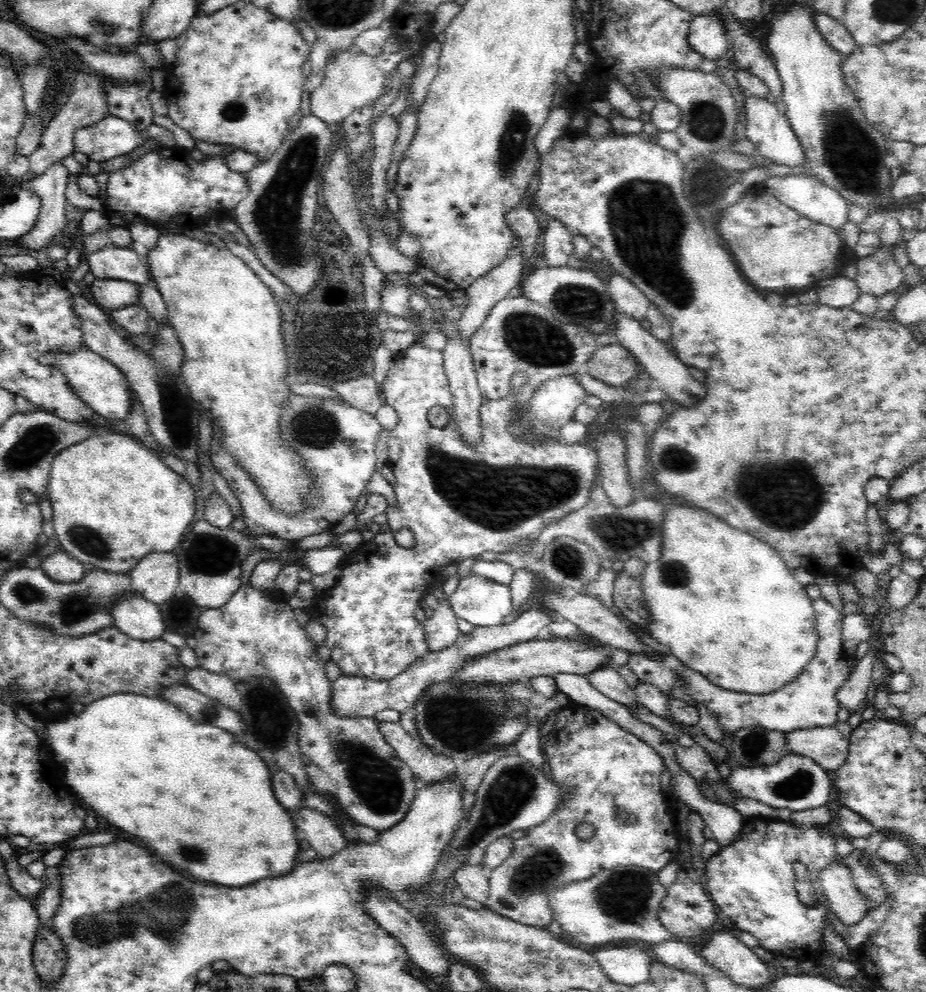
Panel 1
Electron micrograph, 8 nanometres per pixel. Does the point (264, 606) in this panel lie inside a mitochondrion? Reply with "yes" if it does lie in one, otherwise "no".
no

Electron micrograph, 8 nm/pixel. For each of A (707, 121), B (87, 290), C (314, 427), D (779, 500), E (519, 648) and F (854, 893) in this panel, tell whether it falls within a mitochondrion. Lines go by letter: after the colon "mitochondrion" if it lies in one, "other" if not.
A: mitochondrion
B: other
C: mitochondrion
D: mitochondrion
E: other
F: other

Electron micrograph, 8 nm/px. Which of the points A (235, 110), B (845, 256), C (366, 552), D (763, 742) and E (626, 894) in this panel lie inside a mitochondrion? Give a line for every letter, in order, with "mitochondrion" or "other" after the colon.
A: mitochondrion
B: other
C: other
D: mitochondrion
E: mitochondrion

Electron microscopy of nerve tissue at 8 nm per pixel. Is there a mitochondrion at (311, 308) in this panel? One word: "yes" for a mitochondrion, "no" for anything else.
no

